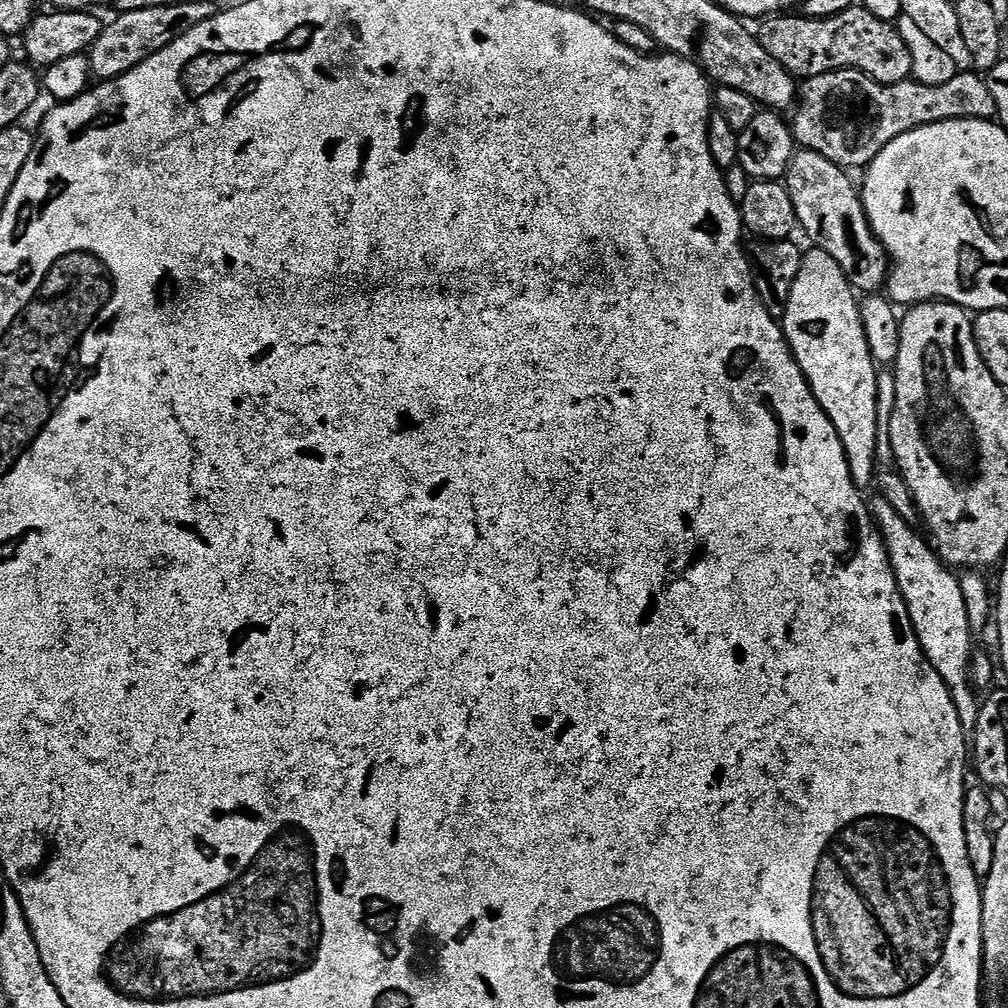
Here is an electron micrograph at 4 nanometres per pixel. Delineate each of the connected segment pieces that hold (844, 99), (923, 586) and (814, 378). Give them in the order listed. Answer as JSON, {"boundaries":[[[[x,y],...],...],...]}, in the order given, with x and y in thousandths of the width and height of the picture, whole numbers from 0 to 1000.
{"boundaries":[[[[836,67],[801,76],[793,84],[792,106],[786,113],[784,126],[791,144],[795,148],[815,153],[838,169],[860,168],[865,159],[871,157],[871,153],[875,153],[875,149],[883,145],[883,141],[887,141],[887,137],[908,127],[939,119],[984,119],[989,114],[987,99],[977,76],[967,70],[950,70],[946,77],[935,84],[913,84],[904,77],[890,83],[873,83],[849,67]]],[[[866,491],[863,496],[866,517],[877,534],[877,541],[889,570],[895,593],[901,602],[903,617],[909,626],[911,637],[935,677],[942,685],[942,692],[950,704],[950,716],[954,716],[957,727],[967,727],[973,695],[968,694],[969,684],[962,674],[966,644],[966,628],[958,609],[958,598],[954,591],[949,568],[929,551],[929,545],[916,531],[912,532],[906,521],[900,520],[879,494]]],[[[809,244],[798,250],[796,264],[792,268],[792,276],[788,276],[788,284],[784,288],[784,296],[780,304],[780,312],[776,315],[778,333],[786,344],[786,353],[792,359],[796,371],[806,384],[810,398],[823,415],[827,427],[831,427],[831,435],[835,435],[835,442],[839,446],[839,454],[843,462],[845,477],[854,486],[866,483],[871,472],[869,458],[869,436],[871,435],[871,383],[869,375],[871,362],[865,357],[863,343],[860,342],[859,328],[853,314],[853,303],[845,281],[835,272],[835,264],[819,252],[819,248]]]]}

